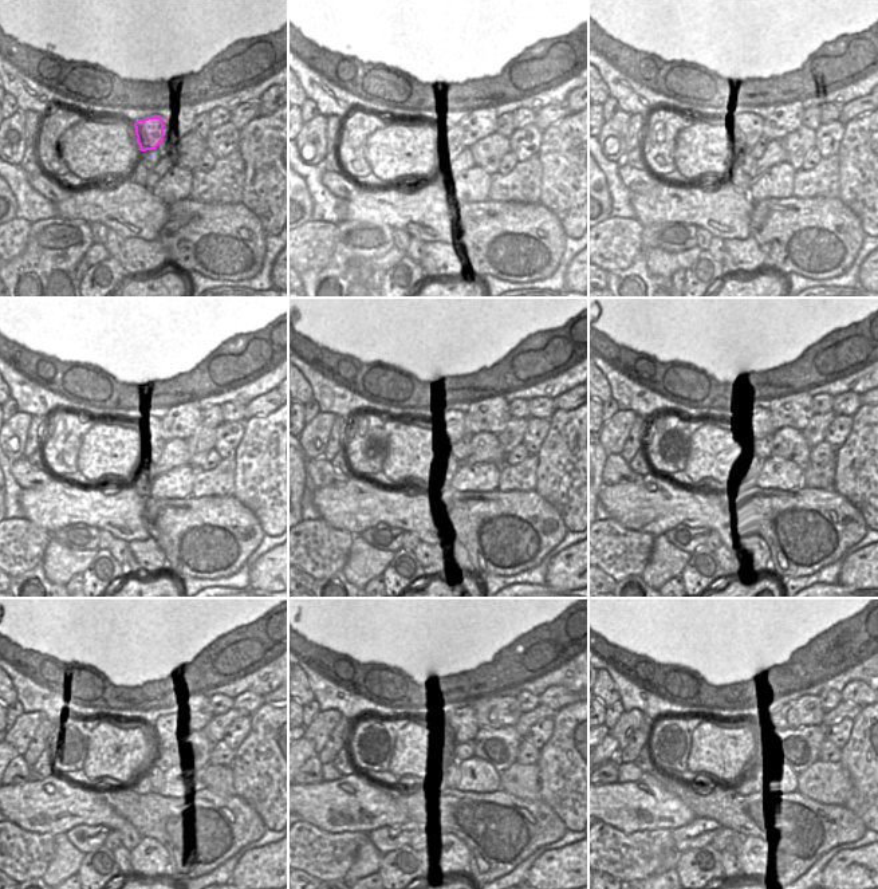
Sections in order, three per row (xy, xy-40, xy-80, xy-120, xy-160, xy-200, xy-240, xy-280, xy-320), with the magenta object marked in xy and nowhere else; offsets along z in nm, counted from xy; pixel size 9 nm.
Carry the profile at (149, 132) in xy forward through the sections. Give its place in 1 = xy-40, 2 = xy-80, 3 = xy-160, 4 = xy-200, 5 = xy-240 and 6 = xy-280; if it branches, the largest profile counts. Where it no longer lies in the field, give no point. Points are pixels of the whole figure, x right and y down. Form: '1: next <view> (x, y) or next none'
1: next xy-40 (451, 128)
2: next xy-80 (754, 122)
3: next xy-160 (460, 427)
4: next xy-200 (763, 429)
5: next xy-240 (165, 727)
6: next xy-280 (464, 730)

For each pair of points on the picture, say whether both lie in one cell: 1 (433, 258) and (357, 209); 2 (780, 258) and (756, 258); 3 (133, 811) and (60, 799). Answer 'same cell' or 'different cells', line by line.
1: different cells
2: different cells
3: different cells

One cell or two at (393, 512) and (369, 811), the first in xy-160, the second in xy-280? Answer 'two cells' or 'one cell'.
one cell

